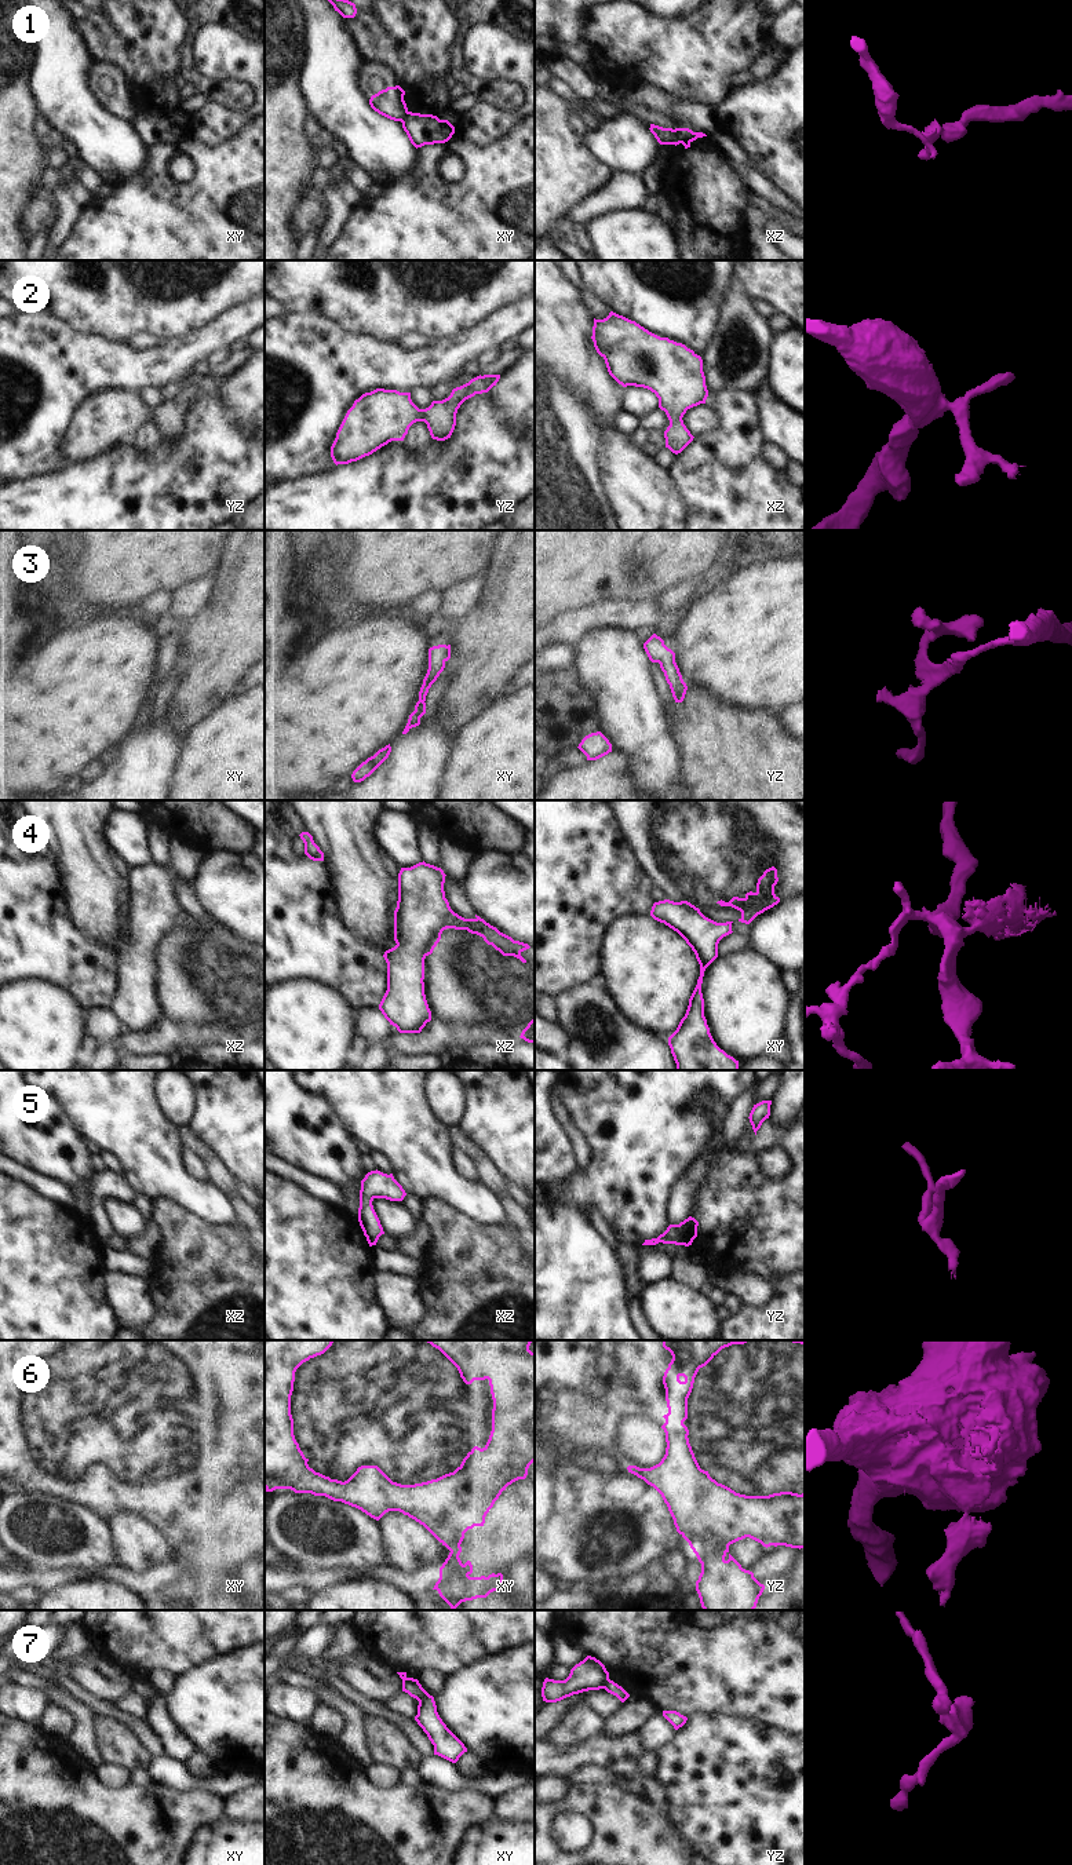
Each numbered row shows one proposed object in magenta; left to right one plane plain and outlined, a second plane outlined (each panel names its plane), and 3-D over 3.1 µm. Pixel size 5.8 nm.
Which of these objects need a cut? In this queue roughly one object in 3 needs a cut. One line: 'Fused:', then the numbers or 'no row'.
Fused: 1, 4, 6, 7

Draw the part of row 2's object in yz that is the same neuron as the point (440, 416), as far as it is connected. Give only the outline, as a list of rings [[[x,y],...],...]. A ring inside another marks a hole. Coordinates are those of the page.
[[[484,375],[452,390],[442,401],[419,409],[411,393],[376,388],[362,394],[347,410],[331,446],[333,463],[349,464],[372,455],[391,441],[404,441],[409,427],[424,421],[433,439],[451,438],[460,405],[475,394],[488,393],[500,375]]]

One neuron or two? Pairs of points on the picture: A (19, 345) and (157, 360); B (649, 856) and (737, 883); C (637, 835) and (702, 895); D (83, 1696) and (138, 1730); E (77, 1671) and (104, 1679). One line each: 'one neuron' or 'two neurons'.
A: one neuron
B: one neuron
C: one neuron
D: one neuron
E: one neuron

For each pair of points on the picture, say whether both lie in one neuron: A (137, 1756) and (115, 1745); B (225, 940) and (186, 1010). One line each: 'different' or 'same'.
A: same
B: same

